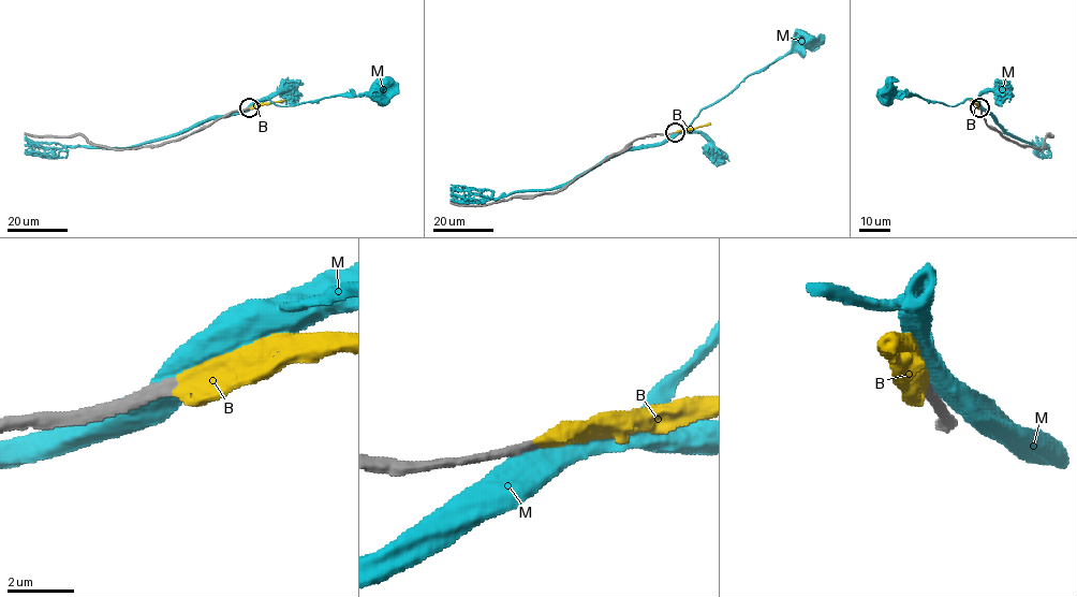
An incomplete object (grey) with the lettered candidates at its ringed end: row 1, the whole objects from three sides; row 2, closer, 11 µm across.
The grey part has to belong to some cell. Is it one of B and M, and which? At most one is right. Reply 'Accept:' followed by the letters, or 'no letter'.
Accept: B

